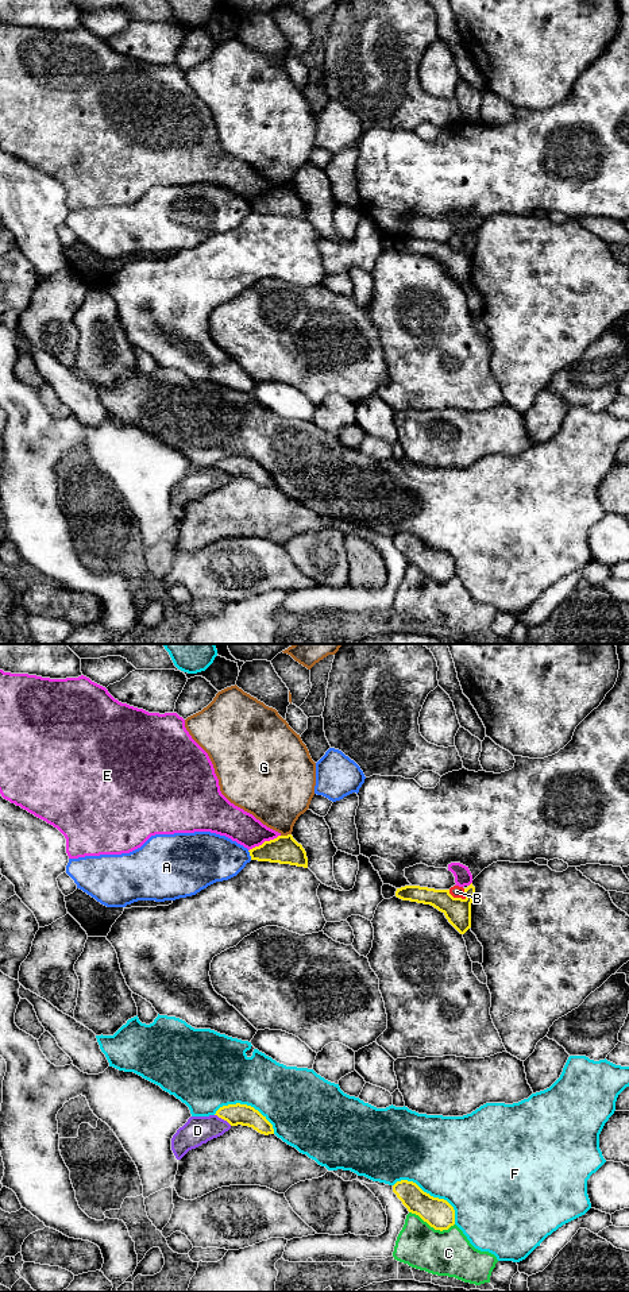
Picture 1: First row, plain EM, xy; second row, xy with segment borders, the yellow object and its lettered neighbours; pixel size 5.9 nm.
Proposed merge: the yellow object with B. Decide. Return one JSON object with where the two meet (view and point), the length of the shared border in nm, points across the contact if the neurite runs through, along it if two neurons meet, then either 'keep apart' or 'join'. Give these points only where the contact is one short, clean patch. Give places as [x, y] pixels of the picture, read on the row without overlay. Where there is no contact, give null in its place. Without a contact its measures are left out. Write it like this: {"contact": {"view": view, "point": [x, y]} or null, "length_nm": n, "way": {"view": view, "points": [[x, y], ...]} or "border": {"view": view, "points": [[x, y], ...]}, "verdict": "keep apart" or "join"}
{"contact": {"view": "xy", "point": [456, 250]}, "length_nm": 120, "border": {"view": "xy", "points": [[448, 242], [454, 249], [466, 250]]}, "verdict": "keep apart"}

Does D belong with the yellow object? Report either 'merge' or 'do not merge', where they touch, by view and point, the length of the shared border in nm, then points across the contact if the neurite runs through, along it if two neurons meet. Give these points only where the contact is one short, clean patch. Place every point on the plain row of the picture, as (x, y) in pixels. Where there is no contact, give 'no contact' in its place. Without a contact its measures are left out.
do not merge; meets yellow in xy at (223, 470); contact 120 nm long

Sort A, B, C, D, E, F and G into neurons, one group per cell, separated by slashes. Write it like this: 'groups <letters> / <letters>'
groups A / B E / C / D / F / G

